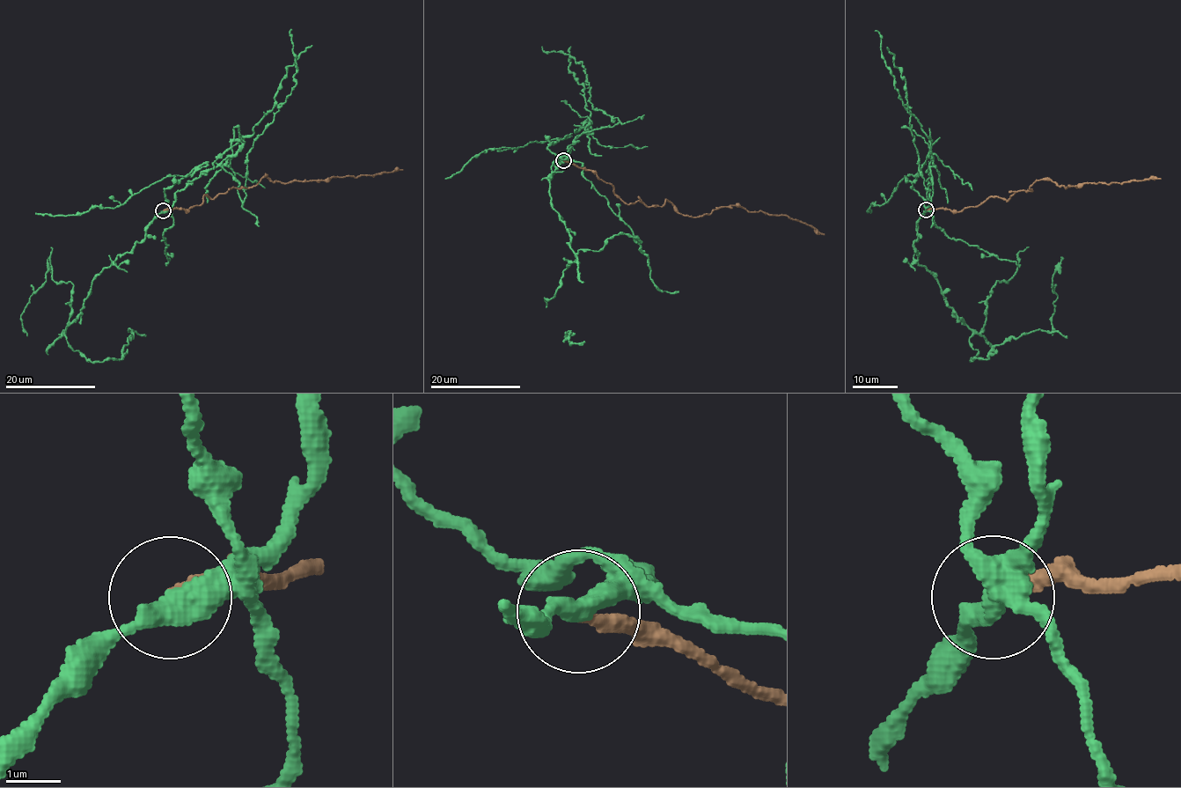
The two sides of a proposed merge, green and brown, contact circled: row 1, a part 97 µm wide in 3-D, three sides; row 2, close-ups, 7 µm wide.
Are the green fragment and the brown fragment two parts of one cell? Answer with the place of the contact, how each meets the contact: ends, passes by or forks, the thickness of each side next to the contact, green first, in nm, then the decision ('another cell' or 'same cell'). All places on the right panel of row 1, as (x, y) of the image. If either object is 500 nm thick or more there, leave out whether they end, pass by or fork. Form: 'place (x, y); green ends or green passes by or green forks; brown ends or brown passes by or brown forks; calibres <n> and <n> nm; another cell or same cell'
place (926, 209); green passes by; brown ends; calibres 400 and 200 nm; another cell

